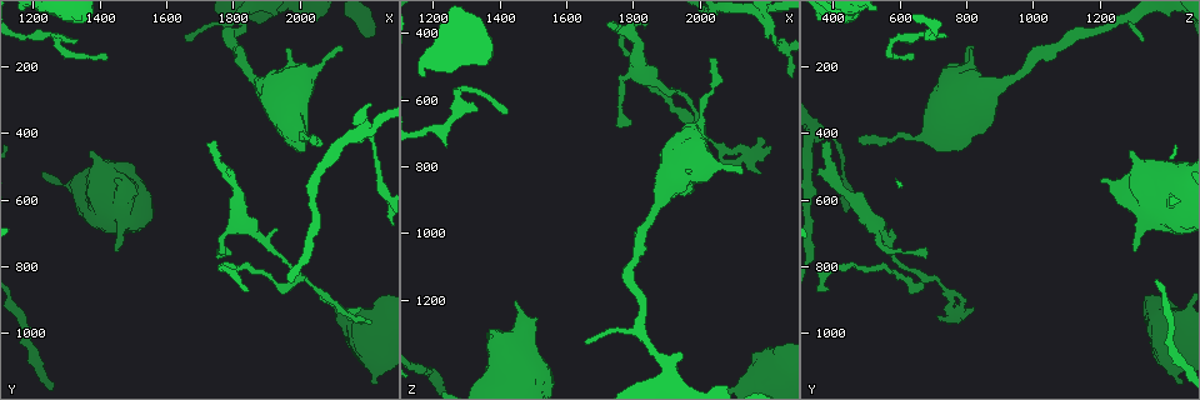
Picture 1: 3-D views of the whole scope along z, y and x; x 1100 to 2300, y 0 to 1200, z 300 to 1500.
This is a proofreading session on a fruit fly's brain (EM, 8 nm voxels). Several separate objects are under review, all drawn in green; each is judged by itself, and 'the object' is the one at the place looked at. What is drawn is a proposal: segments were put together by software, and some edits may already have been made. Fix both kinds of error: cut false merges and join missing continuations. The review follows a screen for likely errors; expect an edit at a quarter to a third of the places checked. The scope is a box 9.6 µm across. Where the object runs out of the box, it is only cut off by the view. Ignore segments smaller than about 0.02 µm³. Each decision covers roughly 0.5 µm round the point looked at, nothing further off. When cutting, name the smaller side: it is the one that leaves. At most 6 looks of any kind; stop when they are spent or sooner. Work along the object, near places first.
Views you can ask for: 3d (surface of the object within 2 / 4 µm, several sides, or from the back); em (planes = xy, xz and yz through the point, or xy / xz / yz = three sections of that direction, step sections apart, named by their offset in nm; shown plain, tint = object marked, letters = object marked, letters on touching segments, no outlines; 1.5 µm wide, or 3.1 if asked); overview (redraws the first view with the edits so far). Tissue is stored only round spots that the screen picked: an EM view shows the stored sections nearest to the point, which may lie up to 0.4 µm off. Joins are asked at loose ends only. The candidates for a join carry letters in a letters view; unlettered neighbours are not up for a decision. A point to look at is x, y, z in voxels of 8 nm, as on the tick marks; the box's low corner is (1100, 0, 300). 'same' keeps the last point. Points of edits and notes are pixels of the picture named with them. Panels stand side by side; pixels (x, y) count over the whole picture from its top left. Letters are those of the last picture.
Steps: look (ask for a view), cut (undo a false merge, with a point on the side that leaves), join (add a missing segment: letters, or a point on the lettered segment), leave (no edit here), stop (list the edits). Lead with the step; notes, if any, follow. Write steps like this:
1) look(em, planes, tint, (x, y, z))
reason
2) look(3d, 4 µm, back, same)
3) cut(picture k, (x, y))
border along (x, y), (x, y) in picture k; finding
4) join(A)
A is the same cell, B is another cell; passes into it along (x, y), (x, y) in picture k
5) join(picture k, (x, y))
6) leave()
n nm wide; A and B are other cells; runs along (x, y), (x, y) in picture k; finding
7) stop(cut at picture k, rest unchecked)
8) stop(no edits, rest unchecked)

look(3d, 4 µm, (1460, 750, 1310))
branch stops here

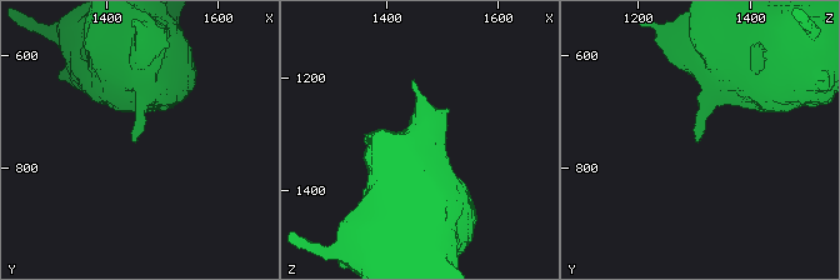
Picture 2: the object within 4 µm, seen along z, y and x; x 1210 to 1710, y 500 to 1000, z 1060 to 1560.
look(em, yz, step 8, letters, (1450, 750, 1310))

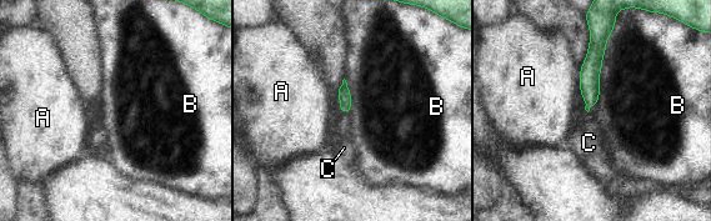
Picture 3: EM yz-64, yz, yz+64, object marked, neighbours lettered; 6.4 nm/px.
look(em, xz, step 4, letters, same)

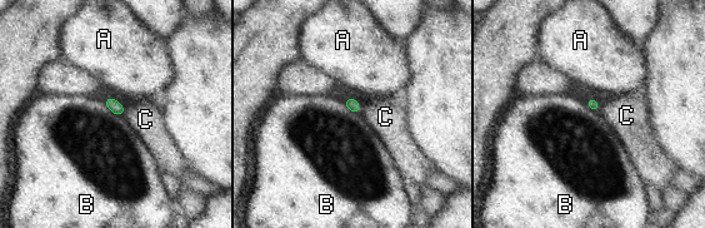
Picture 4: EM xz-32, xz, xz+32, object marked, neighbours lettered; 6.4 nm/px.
leave()
B touches over 140 nm; A, B and C are other cells; border along (105, 104), (113, 113), (121, 117) in picture 4; none of them fits

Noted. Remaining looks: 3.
look(3d, 4 µm, (1440, 540, 1200))
free end

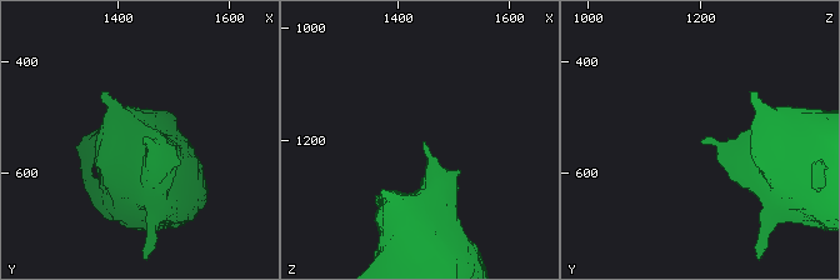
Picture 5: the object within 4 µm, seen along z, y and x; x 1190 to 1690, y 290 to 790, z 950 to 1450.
look(em, planes, letters, (1450, 545, 1200))
shape alone is not enough

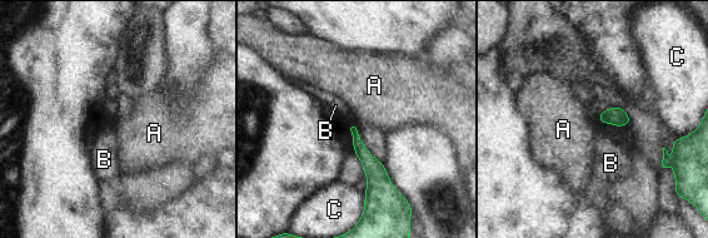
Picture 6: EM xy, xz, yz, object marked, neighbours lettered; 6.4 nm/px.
leave()
A, B and C are other cells; border along (349, 123), (357, 125) in picture 6; none of them fits

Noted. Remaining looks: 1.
stop(no edits, rest unchecked)

